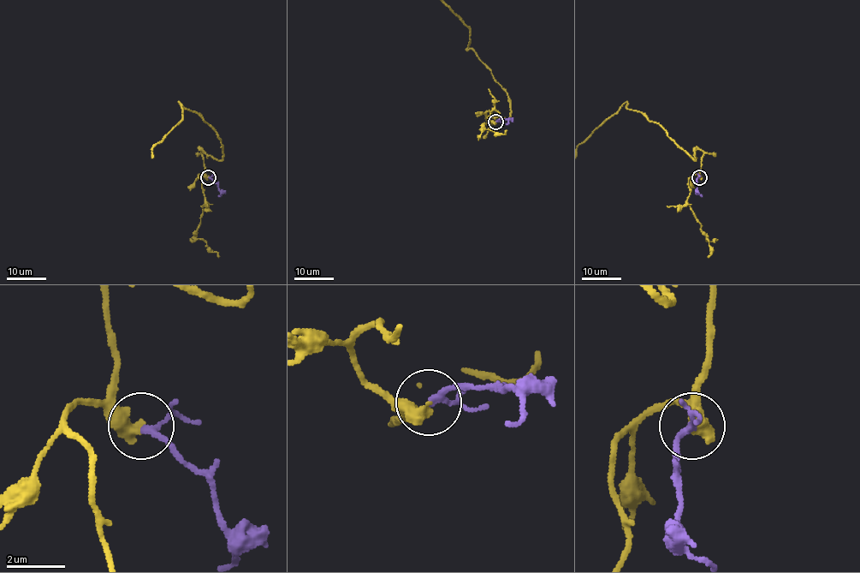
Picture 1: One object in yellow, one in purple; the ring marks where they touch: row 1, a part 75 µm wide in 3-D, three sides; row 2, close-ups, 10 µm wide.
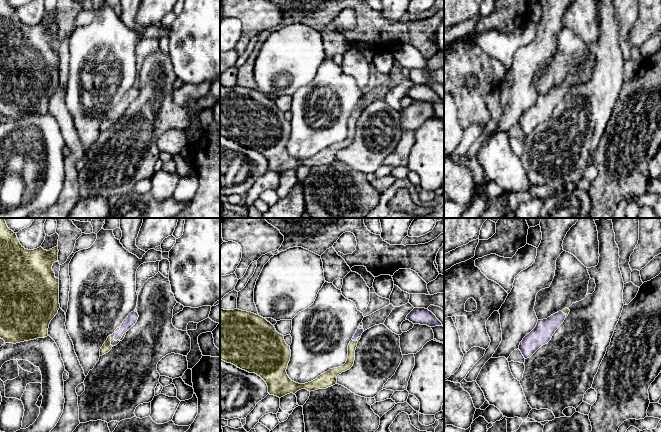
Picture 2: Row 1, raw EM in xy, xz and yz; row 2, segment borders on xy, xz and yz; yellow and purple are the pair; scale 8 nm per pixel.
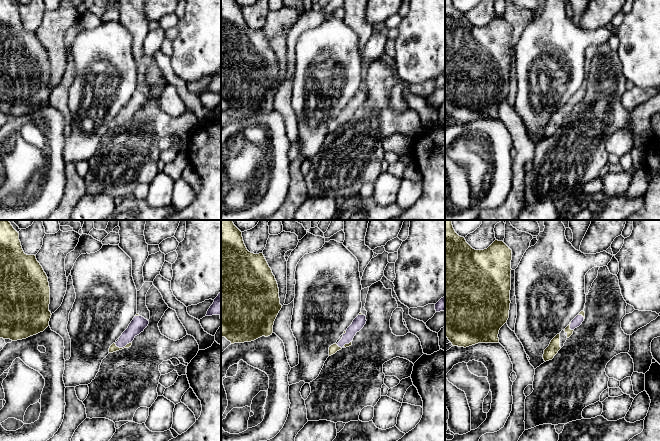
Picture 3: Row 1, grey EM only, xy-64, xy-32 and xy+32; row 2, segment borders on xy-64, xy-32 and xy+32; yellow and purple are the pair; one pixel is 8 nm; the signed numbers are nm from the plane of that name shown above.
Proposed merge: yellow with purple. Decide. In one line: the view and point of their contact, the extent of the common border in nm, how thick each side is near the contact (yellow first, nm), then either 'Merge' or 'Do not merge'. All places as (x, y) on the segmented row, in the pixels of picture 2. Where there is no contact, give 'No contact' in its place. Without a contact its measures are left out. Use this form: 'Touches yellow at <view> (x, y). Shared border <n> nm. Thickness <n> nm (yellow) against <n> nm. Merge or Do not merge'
Touches yellow at xz (357, 339). Shared border 80 nm. Thickness 70 nm (yellow) against 50 nm. Merge

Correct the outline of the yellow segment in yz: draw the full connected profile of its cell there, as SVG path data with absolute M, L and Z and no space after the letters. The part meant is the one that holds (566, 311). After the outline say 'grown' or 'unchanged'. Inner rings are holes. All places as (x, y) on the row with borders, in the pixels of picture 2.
M570 310L559 311L547 319L538 320L536 327L520 342L519 350L525 359L530 358L541 346L547 344Z | grown

